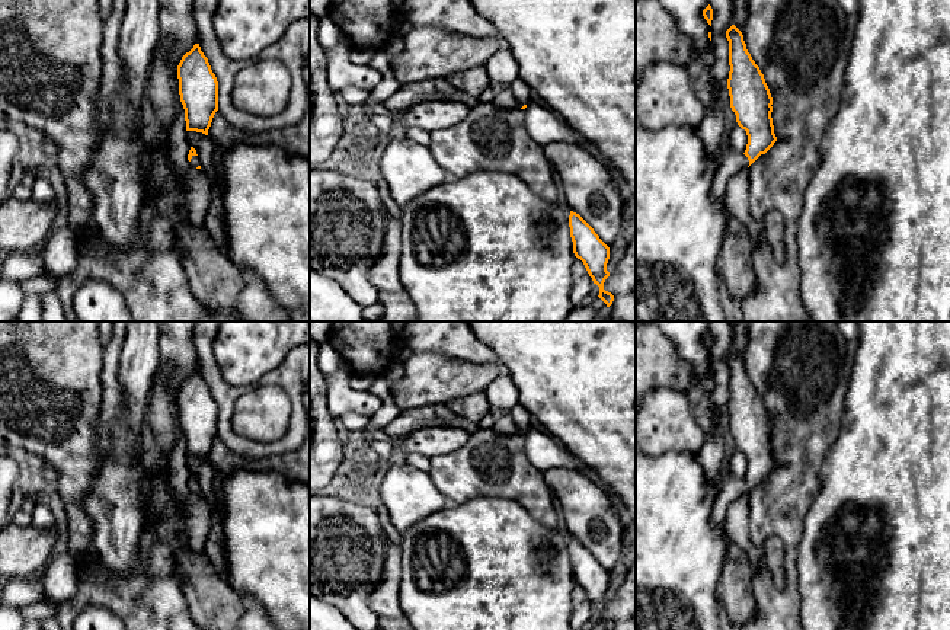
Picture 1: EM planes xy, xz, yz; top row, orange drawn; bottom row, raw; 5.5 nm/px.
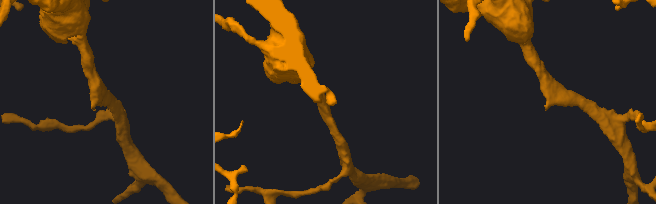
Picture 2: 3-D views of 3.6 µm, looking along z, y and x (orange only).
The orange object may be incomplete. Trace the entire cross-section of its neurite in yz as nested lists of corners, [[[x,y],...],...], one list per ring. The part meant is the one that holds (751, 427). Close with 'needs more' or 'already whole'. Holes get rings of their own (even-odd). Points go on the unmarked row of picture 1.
[[[735,351],[726,356],[726,364],[729,367],[730,434],[738,451],[746,457],[748,470],[743,479],[720,474],[720,490],[711,511],[713,527],[723,525],[729,505],[751,492],[777,467],[771,444],[773,423],[764,400],[748,378],[743,361]]]; needs more

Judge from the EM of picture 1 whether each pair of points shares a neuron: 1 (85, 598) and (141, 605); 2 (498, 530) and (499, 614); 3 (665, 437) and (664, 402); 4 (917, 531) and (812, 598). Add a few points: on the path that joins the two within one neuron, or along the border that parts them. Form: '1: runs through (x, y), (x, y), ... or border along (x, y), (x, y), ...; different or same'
1: runs through (99, 597), (127, 597); same
2: runs through (498, 550), (498, 594); same
3: runs through (665, 428), (664, 411); same
4: runs through (873, 496), (841, 498), (818, 524), (811, 555); same

